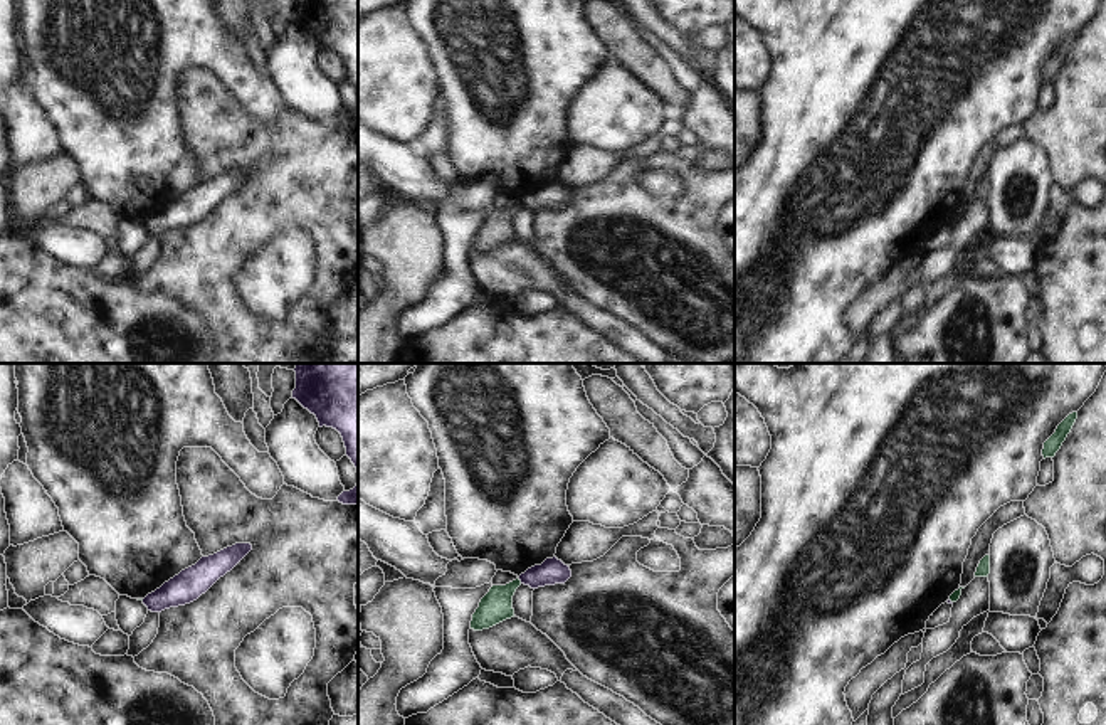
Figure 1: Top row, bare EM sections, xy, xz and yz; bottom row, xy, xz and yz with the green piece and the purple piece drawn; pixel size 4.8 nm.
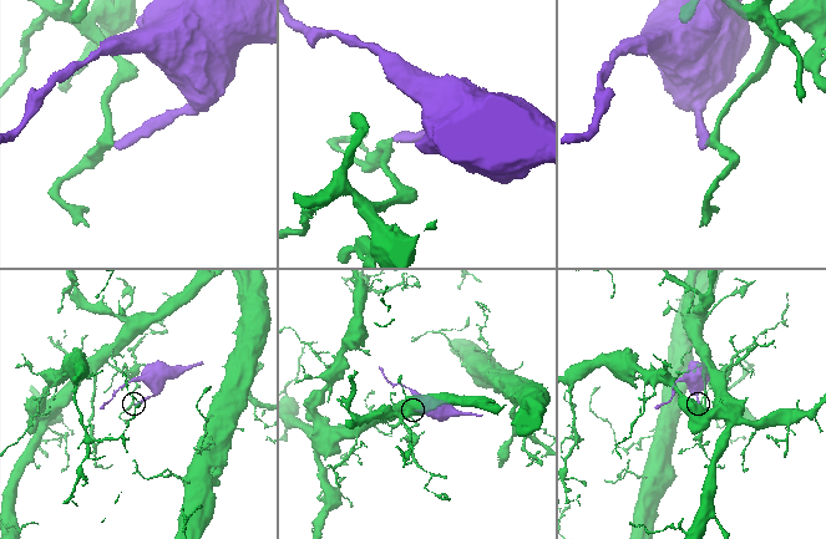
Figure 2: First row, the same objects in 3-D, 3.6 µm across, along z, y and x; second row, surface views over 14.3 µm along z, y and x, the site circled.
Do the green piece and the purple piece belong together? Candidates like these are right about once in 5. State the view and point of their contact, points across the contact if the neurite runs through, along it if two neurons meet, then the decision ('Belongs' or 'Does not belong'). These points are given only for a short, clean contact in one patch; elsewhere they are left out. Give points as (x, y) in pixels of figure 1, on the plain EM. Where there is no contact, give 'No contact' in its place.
Touches green at xz (520, 204). Boundary: xz (518, 202), (521, 206). Does not belong.

